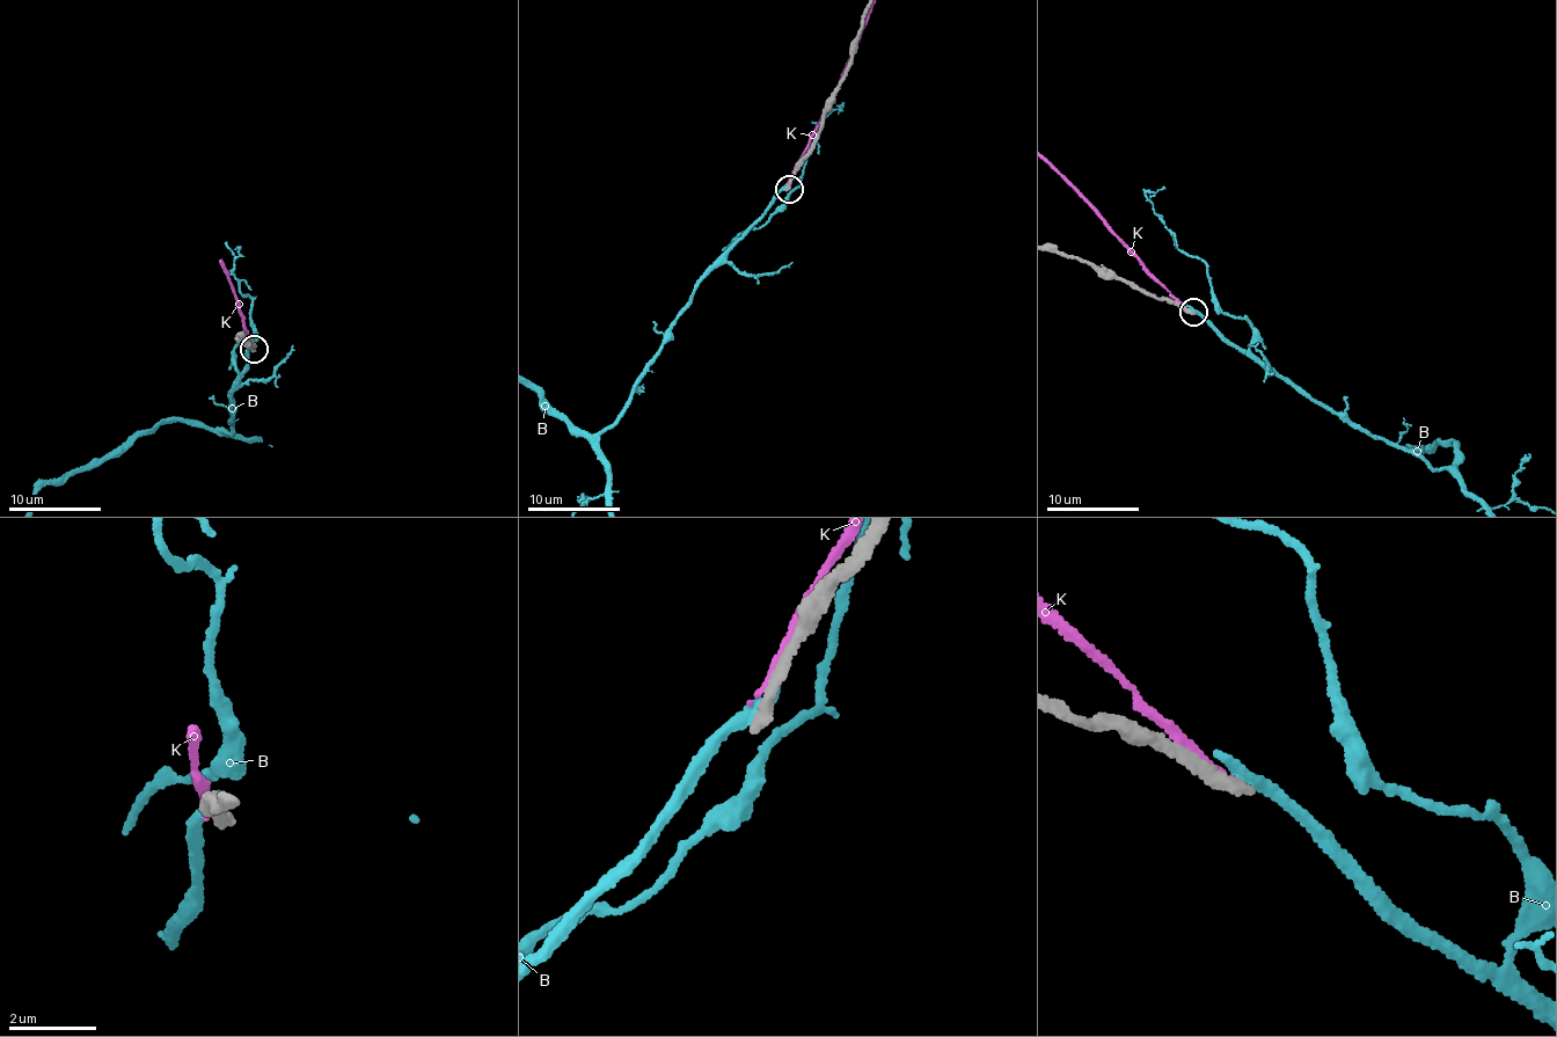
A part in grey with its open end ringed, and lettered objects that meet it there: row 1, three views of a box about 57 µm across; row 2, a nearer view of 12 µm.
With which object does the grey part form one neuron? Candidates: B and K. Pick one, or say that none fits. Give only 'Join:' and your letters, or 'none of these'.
Join: none of these

